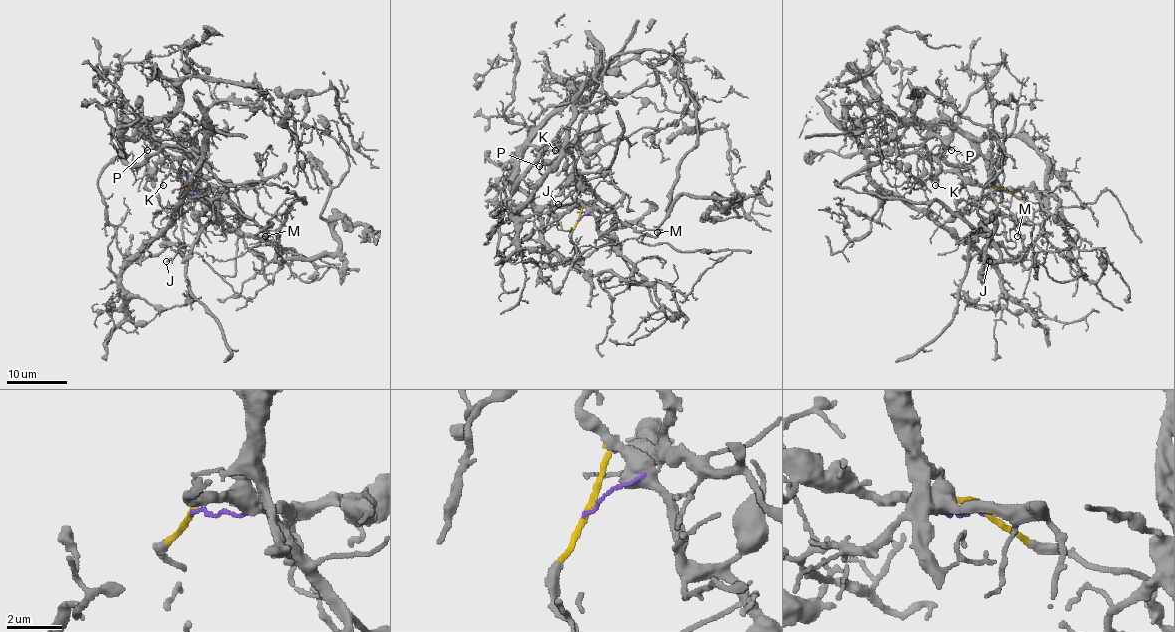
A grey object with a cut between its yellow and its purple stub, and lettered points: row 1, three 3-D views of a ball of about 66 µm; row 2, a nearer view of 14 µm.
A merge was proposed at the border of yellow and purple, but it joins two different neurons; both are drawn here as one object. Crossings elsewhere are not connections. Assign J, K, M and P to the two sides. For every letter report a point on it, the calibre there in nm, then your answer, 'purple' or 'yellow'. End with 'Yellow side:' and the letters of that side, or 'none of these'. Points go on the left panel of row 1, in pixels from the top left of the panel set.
J: (166, 261) | 180 nm | purple
K: (163, 185) | 110 nm | yellow
M: (265, 236) | 90 nm | purple
P: (147, 150) | 80 nm | yellow
Yellow side: K, P

